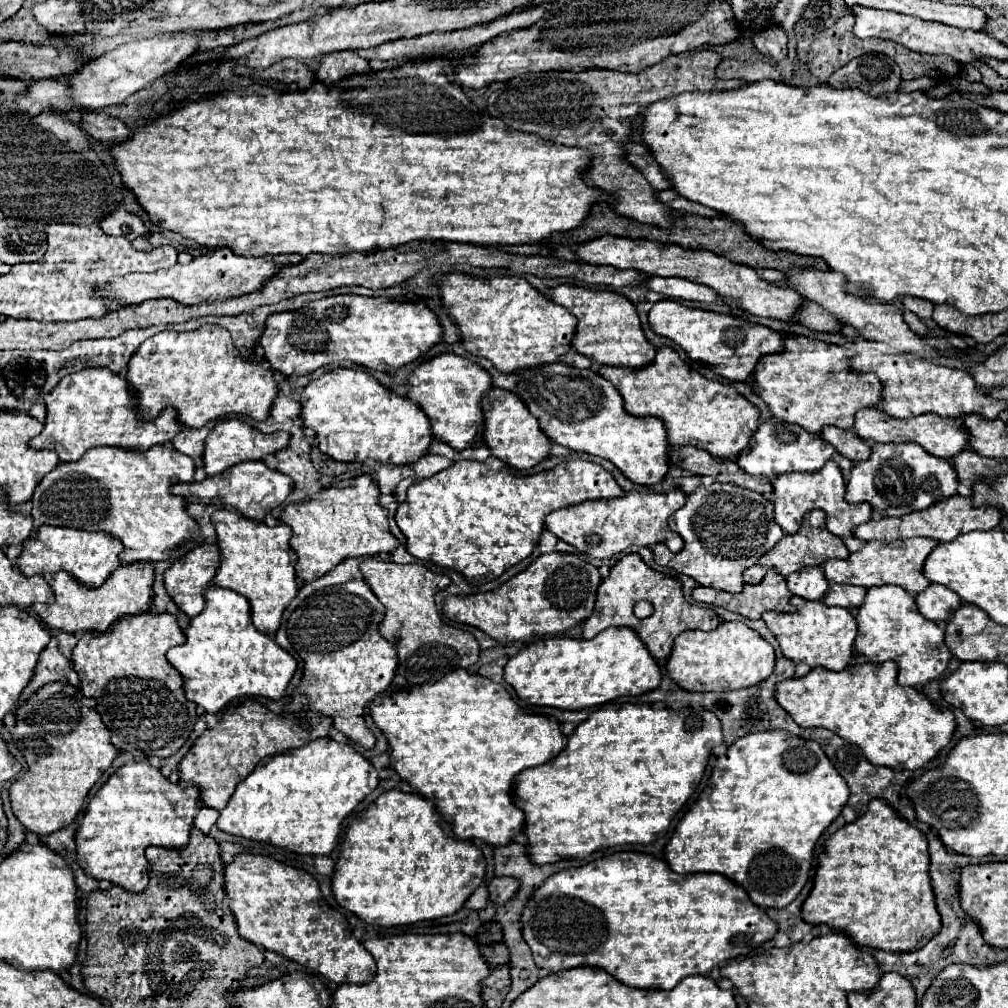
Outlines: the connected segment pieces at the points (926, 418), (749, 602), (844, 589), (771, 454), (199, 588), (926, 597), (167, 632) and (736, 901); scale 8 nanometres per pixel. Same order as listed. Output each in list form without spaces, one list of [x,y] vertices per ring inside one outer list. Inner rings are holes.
[[[865,408],[865,410],[857,410],[853,430],[867,444],[877,444],[877,442],[915,442],[915,444],[923,446],[929,454],[933,454],[937,458],[945,458],[945,460],[953,458],[955,454],[959,454],[963,448],[967,448],[967,442],[969,442],[969,434],[963,428],[961,420],[941,418],[937,414],[921,414],[921,416],[915,416],[915,418],[899,420],[899,418],[893,418],[893,416],[885,414],[879,408]]]
[[[769,570],[761,584],[755,584],[755,586],[745,584],[745,588],[739,594],[729,594],[729,592],[719,592],[713,588],[697,586],[693,588],[691,598],[695,602],[705,602],[705,604],[725,608],[729,612],[737,612],[751,620],[755,618],[759,620],[761,614],[767,610],[795,612],[795,606],[789,604],[791,592],[787,590],[785,578],[775,570]]]
[[[829,584],[825,596],[823,596],[823,602],[827,606],[841,606],[841,608],[847,608],[851,612],[855,612],[863,598],[865,598],[867,590],[861,588],[861,586],[845,586],[845,584]]]
[[[767,420],[767,422],[759,424],[759,428],[755,430],[755,434],[751,438],[749,448],[743,450],[735,462],[741,468],[745,468],[747,474],[775,478],[785,472],[817,472],[823,468],[823,464],[827,460],[831,460],[833,454],[835,454],[835,448],[831,444],[823,442],[823,438],[809,434],[805,430],[799,430],[799,426],[795,426],[795,424]]]
[[[201,544],[165,570],[165,590],[179,606],[179,610],[183,610],[187,616],[195,616],[203,610],[203,590],[207,584],[211,584],[217,566],[219,548],[215,544]]]
[[[931,584],[927,590],[919,592],[915,596],[917,610],[931,622],[947,622],[951,614],[957,610],[961,600],[953,590],[947,590],[947,586]]]
[[[135,614],[121,618],[111,626],[107,634],[99,632],[81,632],[79,642],[73,648],[73,670],[81,678],[81,692],[91,694],[97,700],[95,710],[101,714],[101,718],[113,718],[109,720],[107,728],[113,732],[111,742],[117,750],[141,750],[147,758],[169,758],[179,748],[183,748],[191,736],[191,730],[197,722],[197,704],[189,702],[183,692],[183,678],[181,674],[167,662],[165,654],[171,646],[179,646],[185,642],[185,634],[177,624],[177,618],[173,614]]]
[[[617,852],[611,856],[605,856],[601,860],[577,866],[577,868],[565,868],[553,876],[549,876],[529,898],[527,906],[523,908],[521,914],[521,932],[523,938],[527,942],[527,946],[533,952],[533,960],[539,968],[545,968],[549,972],[559,972],[565,968],[577,968],[577,966],[591,966],[591,968],[601,968],[607,974],[611,974],[615,980],[623,982],[625,986],[633,986],[633,988],[659,988],[659,990],[671,990],[673,986],[677,986],[677,982],[681,982],[685,976],[691,974],[705,974],[711,968],[739,958],[739,956],[749,956],[755,948],[763,946],[767,940],[771,940],[777,932],[777,924],[773,920],[769,920],[769,916],[755,906],[749,898],[747,892],[739,890],[739,886],[735,886],[731,880],[723,878],[721,874],[689,874],[689,876],[681,876],[671,872],[671,868],[667,866],[667,862],[651,856],[651,854],[643,854],[643,852]]]

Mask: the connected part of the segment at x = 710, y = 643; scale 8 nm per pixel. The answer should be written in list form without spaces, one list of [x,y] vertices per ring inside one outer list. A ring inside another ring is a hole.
[[[721,622],[717,630],[685,630],[675,642],[665,664],[671,680],[687,692],[741,690],[763,682],[775,666],[775,650],[743,622]]]

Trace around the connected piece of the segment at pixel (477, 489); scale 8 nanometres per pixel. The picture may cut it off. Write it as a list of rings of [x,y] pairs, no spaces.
[[[461,460],[453,466],[437,472],[431,478],[415,482],[409,486],[407,500],[399,504],[395,520],[405,536],[405,548],[419,560],[433,562],[441,568],[451,568],[461,572],[469,582],[489,576],[501,576],[509,566],[525,560],[539,542],[543,532],[545,516],[553,510],[573,506],[585,500],[603,500],[603,498],[619,498],[623,490],[617,486],[613,476],[599,464],[589,460],[569,460],[559,466],[531,474],[531,476],[515,476],[507,468],[495,472],[485,462],[477,460]]]

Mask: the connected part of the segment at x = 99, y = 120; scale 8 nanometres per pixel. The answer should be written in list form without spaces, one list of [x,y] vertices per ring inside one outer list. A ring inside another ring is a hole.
[[[85,112],[81,118],[81,128],[103,144],[123,142],[129,136],[127,126],[119,118],[101,112]]]

